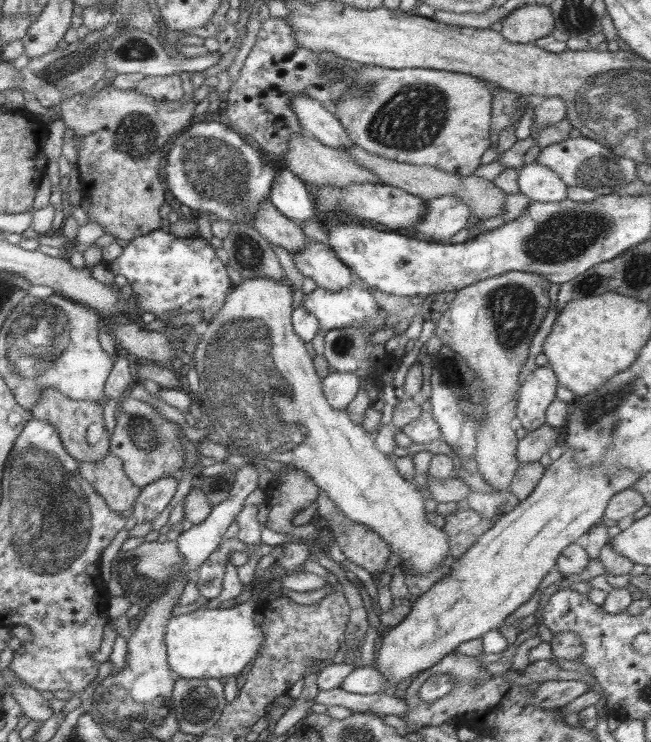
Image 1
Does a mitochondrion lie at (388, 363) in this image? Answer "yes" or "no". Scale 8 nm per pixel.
no

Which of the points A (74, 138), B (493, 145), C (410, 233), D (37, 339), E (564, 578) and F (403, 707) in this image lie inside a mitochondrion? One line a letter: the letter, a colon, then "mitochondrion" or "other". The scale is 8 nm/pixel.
A: other
B: other
C: other
D: mitochondrion
E: other
F: other

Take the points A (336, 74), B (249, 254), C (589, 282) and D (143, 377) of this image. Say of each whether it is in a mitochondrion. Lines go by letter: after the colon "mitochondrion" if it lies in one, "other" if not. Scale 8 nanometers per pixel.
A: mitochondrion
B: mitochondrion
C: mitochondrion
D: other

